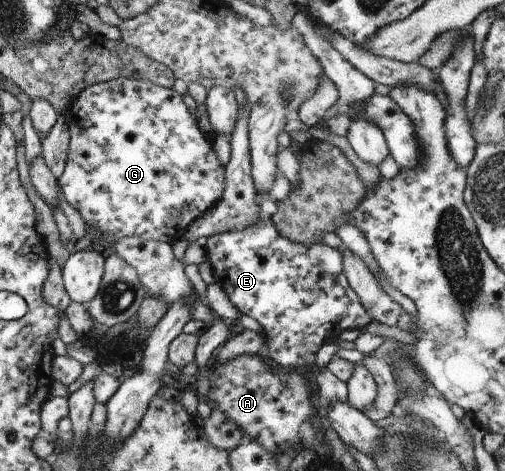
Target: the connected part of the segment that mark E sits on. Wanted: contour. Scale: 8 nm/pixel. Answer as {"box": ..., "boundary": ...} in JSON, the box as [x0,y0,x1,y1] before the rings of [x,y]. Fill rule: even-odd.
{"box":[202,220,372,367],"boundary":[[[256,220],[241,230],[211,235],[204,239],[202,244],[215,282],[240,314],[249,315],[260,325],[268,359],[280,367],[310,367],[314,361],[314,354],[324,342],[331,338],[336,339],[342,330],[360,330],[372,320],[356,292],[347,285],[342,271],[340,251],[321,241],[305,246],[278,235],[272,224]]]}

